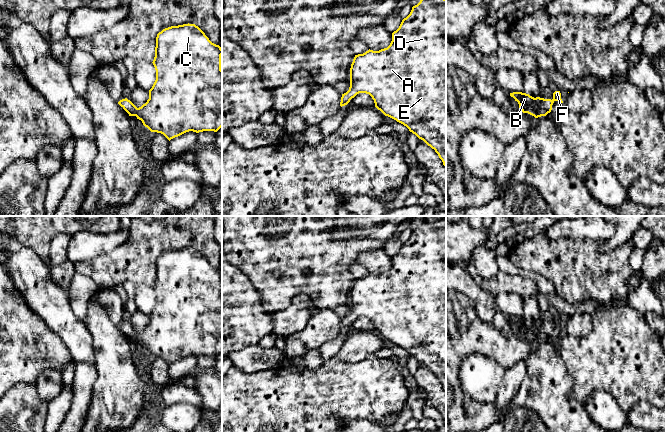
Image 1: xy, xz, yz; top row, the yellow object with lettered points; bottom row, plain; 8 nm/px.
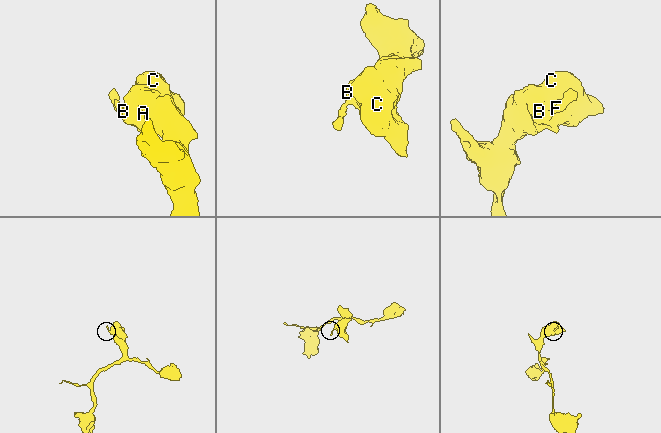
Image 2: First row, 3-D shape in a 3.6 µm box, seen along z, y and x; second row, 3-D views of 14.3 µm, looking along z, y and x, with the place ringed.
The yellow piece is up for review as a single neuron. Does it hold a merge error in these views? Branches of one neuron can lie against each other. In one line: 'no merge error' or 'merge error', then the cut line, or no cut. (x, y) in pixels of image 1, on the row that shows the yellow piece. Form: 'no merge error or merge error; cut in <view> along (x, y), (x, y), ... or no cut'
no merge error; no cut

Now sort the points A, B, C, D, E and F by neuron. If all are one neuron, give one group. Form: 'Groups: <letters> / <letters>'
Groups: A B C D E F

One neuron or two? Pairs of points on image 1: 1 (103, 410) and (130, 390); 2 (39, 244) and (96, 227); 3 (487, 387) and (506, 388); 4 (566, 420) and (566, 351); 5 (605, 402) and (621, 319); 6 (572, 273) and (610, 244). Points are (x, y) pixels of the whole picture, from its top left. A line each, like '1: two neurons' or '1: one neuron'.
1: one neuron
2: one neuron
3: two neurons
4: two neurons
5: two neurons
6: two neurons

